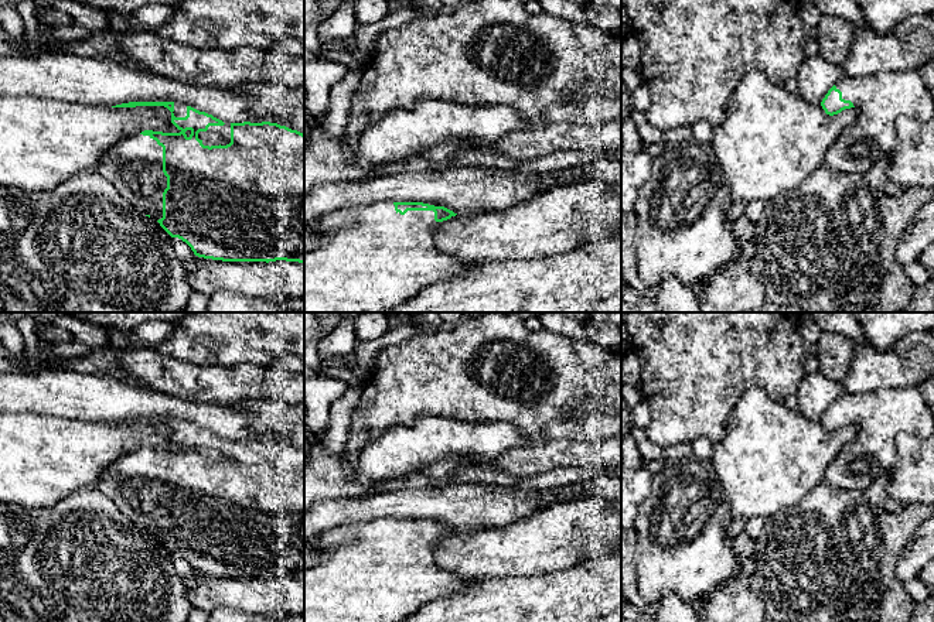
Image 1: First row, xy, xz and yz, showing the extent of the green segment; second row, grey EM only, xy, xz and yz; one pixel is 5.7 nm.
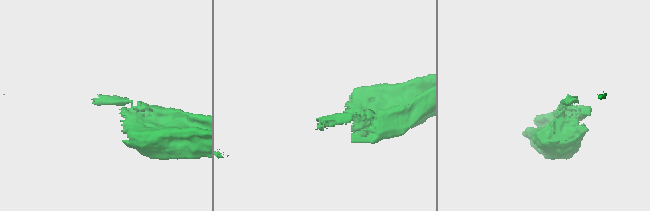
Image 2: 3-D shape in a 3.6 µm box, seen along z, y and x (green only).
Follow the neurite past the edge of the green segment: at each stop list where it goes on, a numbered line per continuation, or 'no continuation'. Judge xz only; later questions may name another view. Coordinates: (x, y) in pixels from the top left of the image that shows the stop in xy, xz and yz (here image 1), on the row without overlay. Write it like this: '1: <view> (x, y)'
1: xz (371, 573)

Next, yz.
1: yz (882, 414)

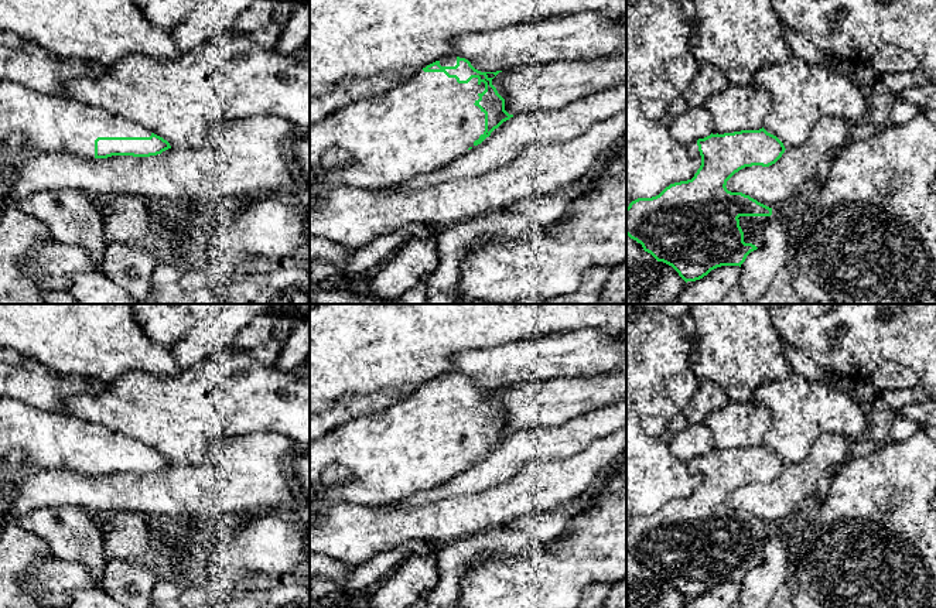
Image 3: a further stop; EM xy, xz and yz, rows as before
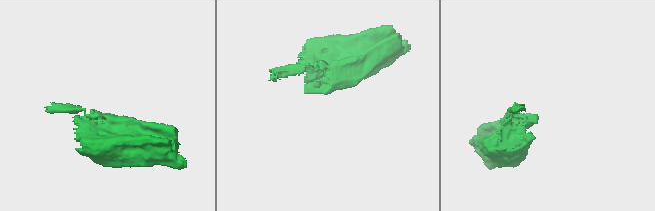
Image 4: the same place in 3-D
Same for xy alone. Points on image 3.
1: xy (51, 440)

